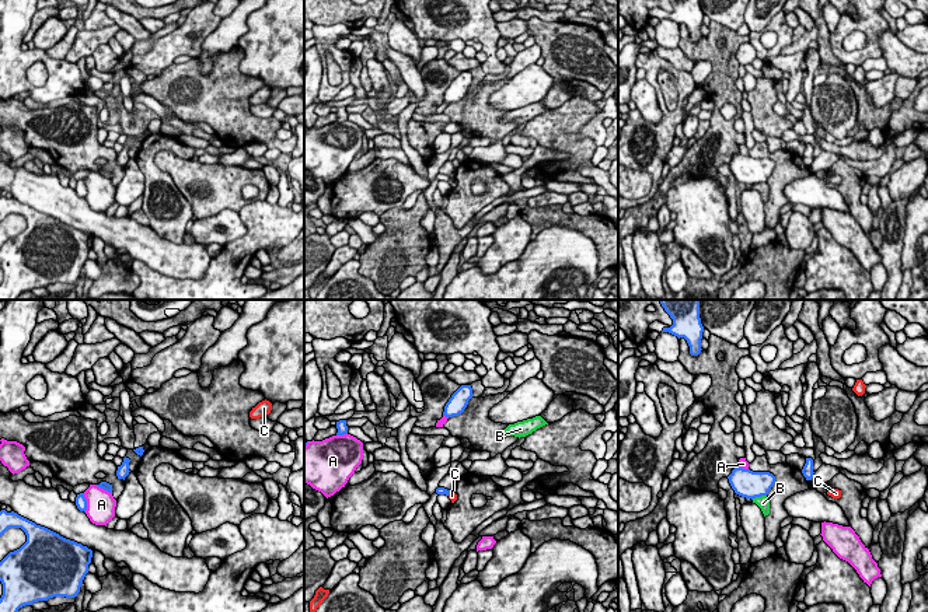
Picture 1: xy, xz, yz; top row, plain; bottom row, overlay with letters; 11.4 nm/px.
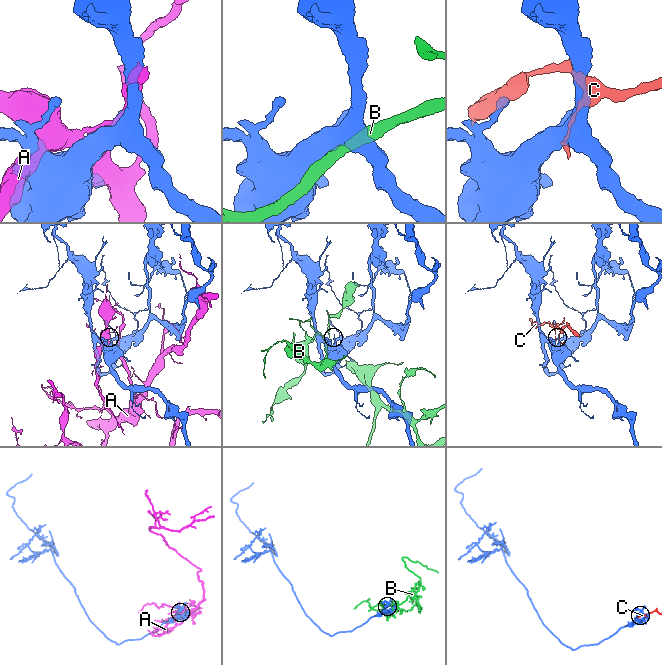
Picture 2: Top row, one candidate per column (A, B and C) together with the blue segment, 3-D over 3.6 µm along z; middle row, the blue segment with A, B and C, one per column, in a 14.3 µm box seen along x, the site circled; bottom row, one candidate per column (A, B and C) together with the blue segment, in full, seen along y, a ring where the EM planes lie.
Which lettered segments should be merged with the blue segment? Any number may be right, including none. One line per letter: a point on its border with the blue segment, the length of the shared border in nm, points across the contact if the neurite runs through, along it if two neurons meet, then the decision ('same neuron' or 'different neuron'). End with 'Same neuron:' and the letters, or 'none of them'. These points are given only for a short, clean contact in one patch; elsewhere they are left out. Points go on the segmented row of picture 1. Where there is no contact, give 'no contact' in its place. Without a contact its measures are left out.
A: contact xy (86, 503); length 220 nm; different neuron
B: contact yz (759, 496); length 180 nm; different neuron
C: contact xz (449, 493); length 60 nm; border xz (450, 492), (447, 495); different neuron
Same neuron: none of them

